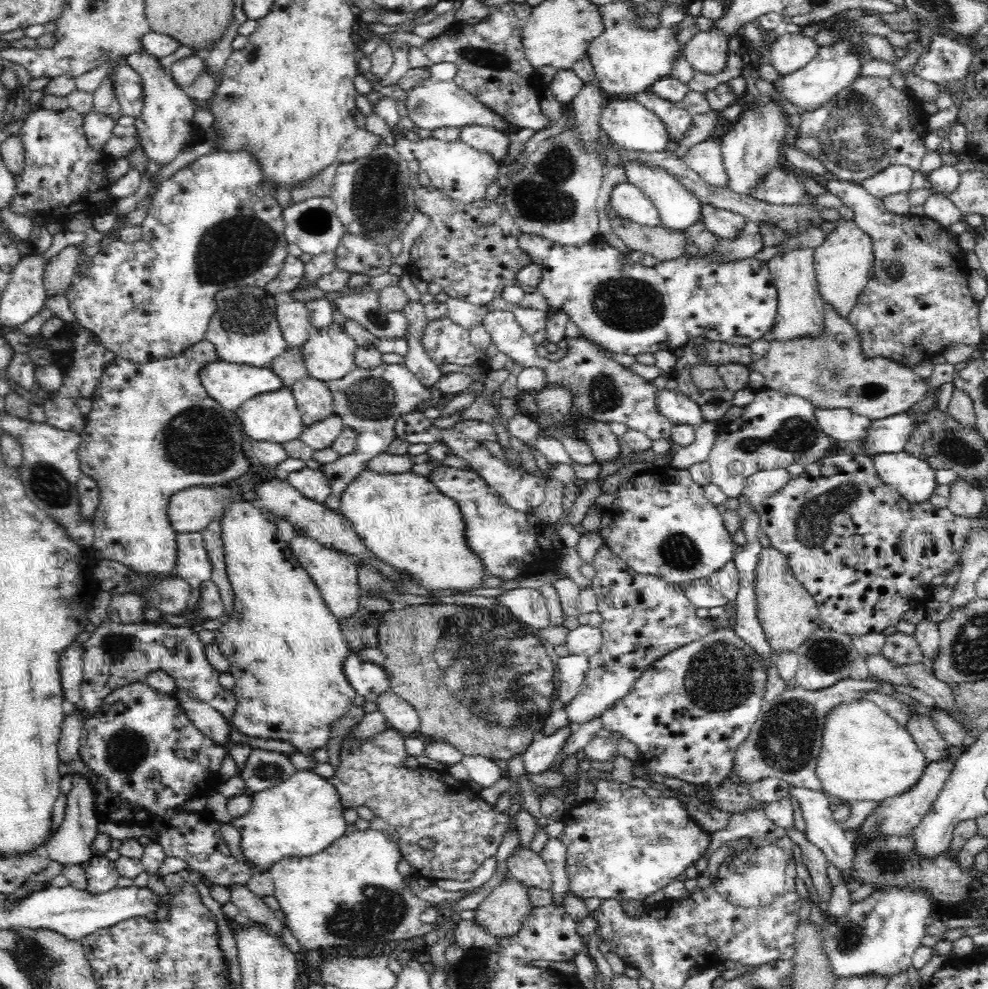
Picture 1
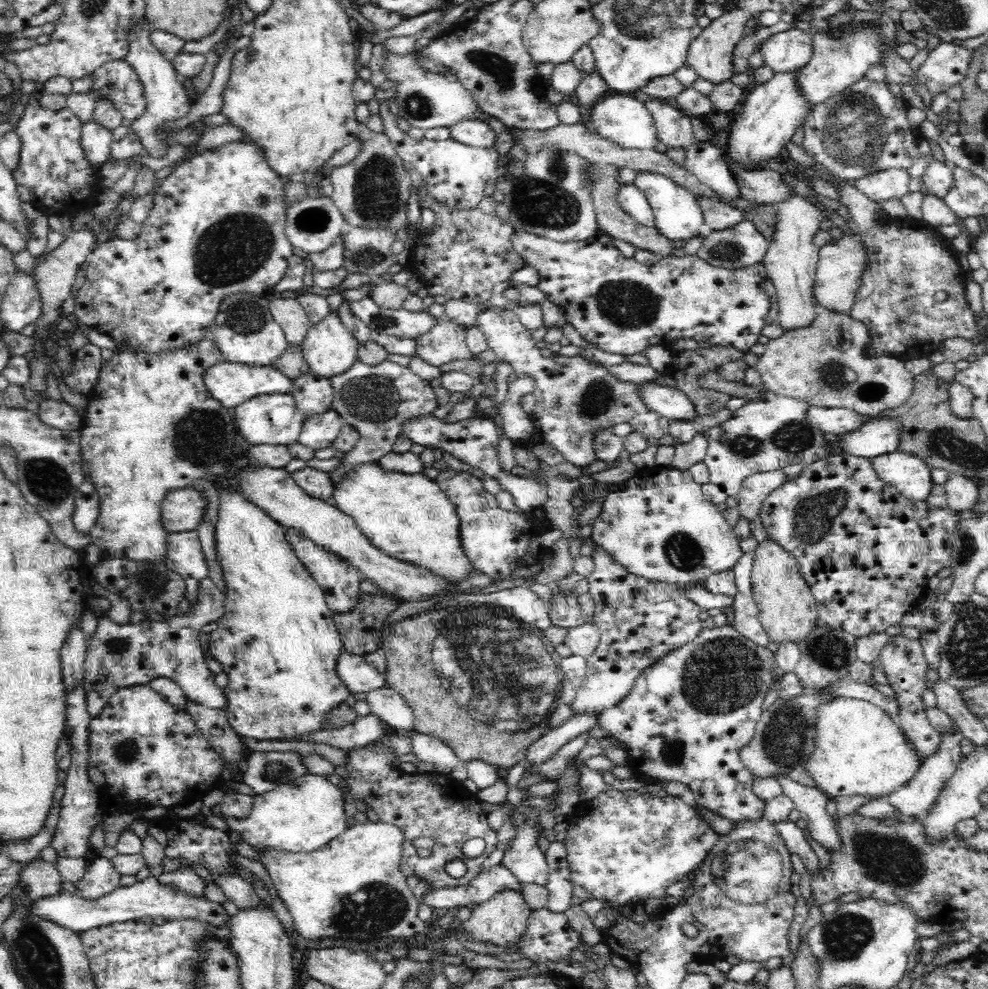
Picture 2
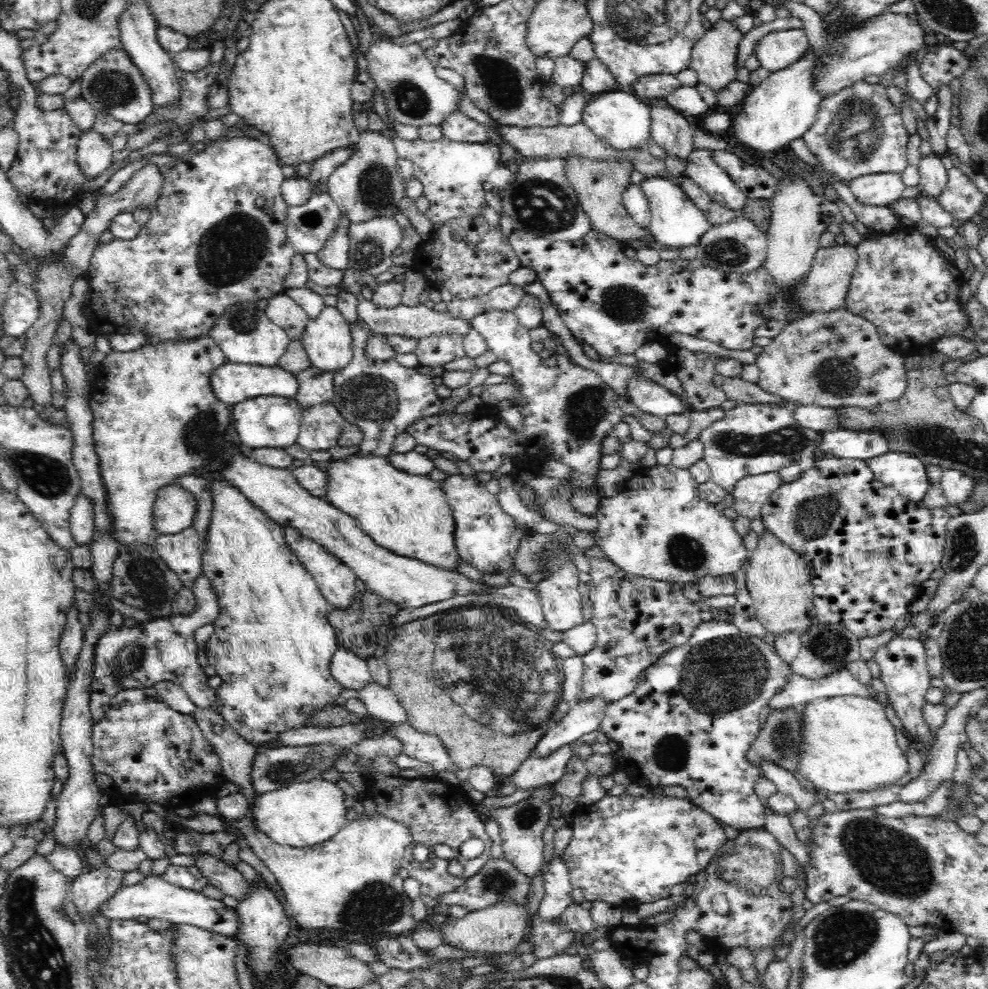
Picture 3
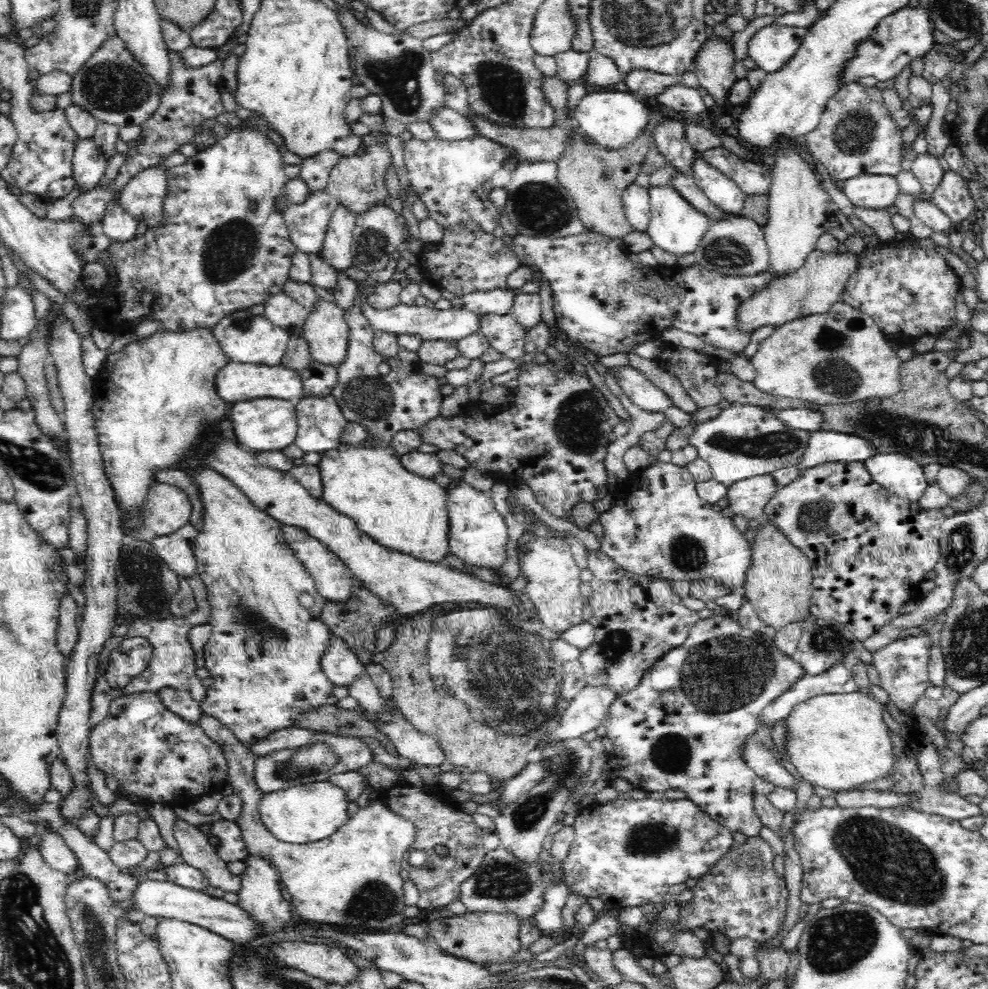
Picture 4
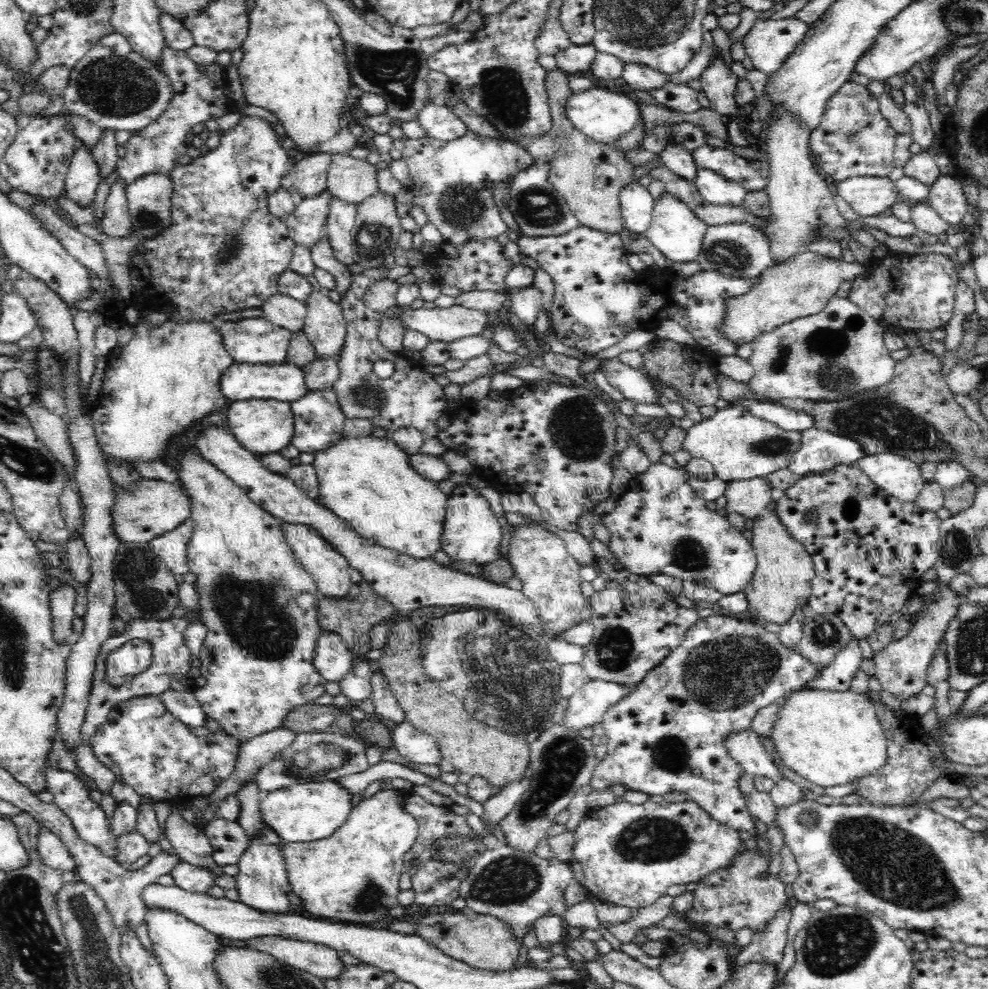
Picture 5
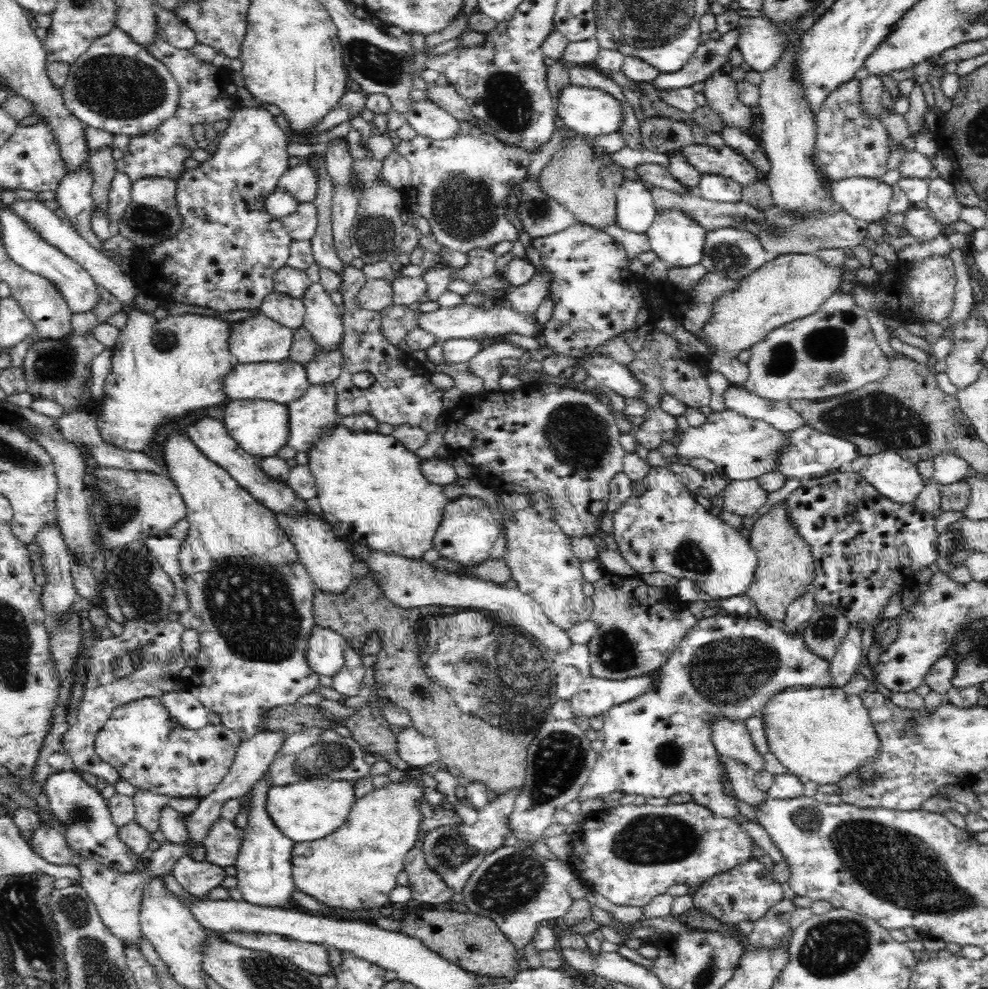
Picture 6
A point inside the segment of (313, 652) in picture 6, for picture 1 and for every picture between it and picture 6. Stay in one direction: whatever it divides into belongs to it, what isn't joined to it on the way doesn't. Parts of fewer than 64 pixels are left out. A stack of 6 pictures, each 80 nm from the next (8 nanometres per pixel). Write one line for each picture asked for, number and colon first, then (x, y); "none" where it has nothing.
1: (367, 678)
2: (357, 674)
3: (351, 671)
4: (341, 665)
5: (333, 659)

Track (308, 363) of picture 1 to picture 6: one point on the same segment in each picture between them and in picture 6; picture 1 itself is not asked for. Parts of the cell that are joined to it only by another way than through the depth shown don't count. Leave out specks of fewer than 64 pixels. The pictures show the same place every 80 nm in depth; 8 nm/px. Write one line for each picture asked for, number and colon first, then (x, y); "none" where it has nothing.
2: (330, 349)
3: (327, 340)
4: (326, 331)
5: (325, 327)
6: (323, 320)

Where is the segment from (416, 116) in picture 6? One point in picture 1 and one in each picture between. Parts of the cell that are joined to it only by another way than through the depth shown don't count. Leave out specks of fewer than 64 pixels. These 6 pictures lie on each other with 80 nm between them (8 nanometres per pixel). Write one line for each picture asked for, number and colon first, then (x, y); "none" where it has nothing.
1: (485, 139)
2: (478, 134)
3: (457, 127)
4: (451, 126)
5: (440, 122)

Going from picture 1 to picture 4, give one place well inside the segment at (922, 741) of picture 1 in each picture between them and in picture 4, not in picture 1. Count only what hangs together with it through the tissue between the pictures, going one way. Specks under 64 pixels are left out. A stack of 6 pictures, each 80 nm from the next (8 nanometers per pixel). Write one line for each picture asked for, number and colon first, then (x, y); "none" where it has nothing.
2: (904, 663)
3: (902, 662)
4: (902, 665)

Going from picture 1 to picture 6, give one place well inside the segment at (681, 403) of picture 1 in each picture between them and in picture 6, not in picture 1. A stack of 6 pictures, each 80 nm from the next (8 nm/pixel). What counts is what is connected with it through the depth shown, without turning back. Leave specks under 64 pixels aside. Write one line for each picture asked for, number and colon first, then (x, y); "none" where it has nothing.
2: (667, 402)
3: (645, 394)
4: (642, 392)
5: (634, 385)
6: (606, 371)

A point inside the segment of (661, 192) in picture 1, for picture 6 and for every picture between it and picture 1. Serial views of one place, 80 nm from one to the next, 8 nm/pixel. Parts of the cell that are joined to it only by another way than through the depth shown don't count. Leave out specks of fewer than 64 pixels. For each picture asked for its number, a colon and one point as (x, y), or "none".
2: (678, 215)
3: (676, 222)
4: (676, 226)
5: (675, 230)
6: (674, 236)

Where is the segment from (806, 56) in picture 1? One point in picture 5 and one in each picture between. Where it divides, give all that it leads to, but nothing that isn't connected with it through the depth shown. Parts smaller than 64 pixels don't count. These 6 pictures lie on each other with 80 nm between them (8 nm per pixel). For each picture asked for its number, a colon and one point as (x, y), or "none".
2: (790, 50)
3: (778, 49)
4: (772, 46)
5: (768, 42)

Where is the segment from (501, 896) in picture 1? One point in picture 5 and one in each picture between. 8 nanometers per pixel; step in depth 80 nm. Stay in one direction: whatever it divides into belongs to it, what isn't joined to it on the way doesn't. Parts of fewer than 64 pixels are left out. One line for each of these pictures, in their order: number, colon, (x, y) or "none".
2: (501, 920)
3: (497, 929)
4: (489, 938)
5: (480, 940)

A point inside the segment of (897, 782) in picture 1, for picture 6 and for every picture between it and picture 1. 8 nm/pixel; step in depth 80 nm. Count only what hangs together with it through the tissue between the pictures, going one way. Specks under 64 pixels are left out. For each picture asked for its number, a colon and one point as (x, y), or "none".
2: (860, 750)
3: (849, 745)
4: (837, 741)
5: (830, 737)
6: (821, 734)

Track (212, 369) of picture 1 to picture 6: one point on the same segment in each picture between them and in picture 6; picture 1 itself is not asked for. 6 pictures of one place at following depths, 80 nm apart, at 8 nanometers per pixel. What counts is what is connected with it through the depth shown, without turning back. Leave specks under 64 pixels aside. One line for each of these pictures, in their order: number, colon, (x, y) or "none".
2: (232, 384)
3: (232, 383)
4: (237, 382)
5: (284, 382)
6: (285, 381)

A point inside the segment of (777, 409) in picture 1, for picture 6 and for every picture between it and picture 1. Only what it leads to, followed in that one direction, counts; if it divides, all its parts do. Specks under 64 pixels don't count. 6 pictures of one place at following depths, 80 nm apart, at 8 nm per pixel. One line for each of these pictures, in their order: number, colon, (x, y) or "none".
2: (768, 434)
3: (752, 439)
4: (743, 441)
5: (740, 446)
6: (741, 448)

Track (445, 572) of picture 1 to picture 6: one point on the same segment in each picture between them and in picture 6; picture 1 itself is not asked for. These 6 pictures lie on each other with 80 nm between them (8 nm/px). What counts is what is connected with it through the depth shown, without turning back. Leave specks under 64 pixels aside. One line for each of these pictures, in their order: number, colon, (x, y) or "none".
2: (407, 516)
3: (408, 514)
4: (401, 511)
5: (368, 481)
6: (372, 488)

